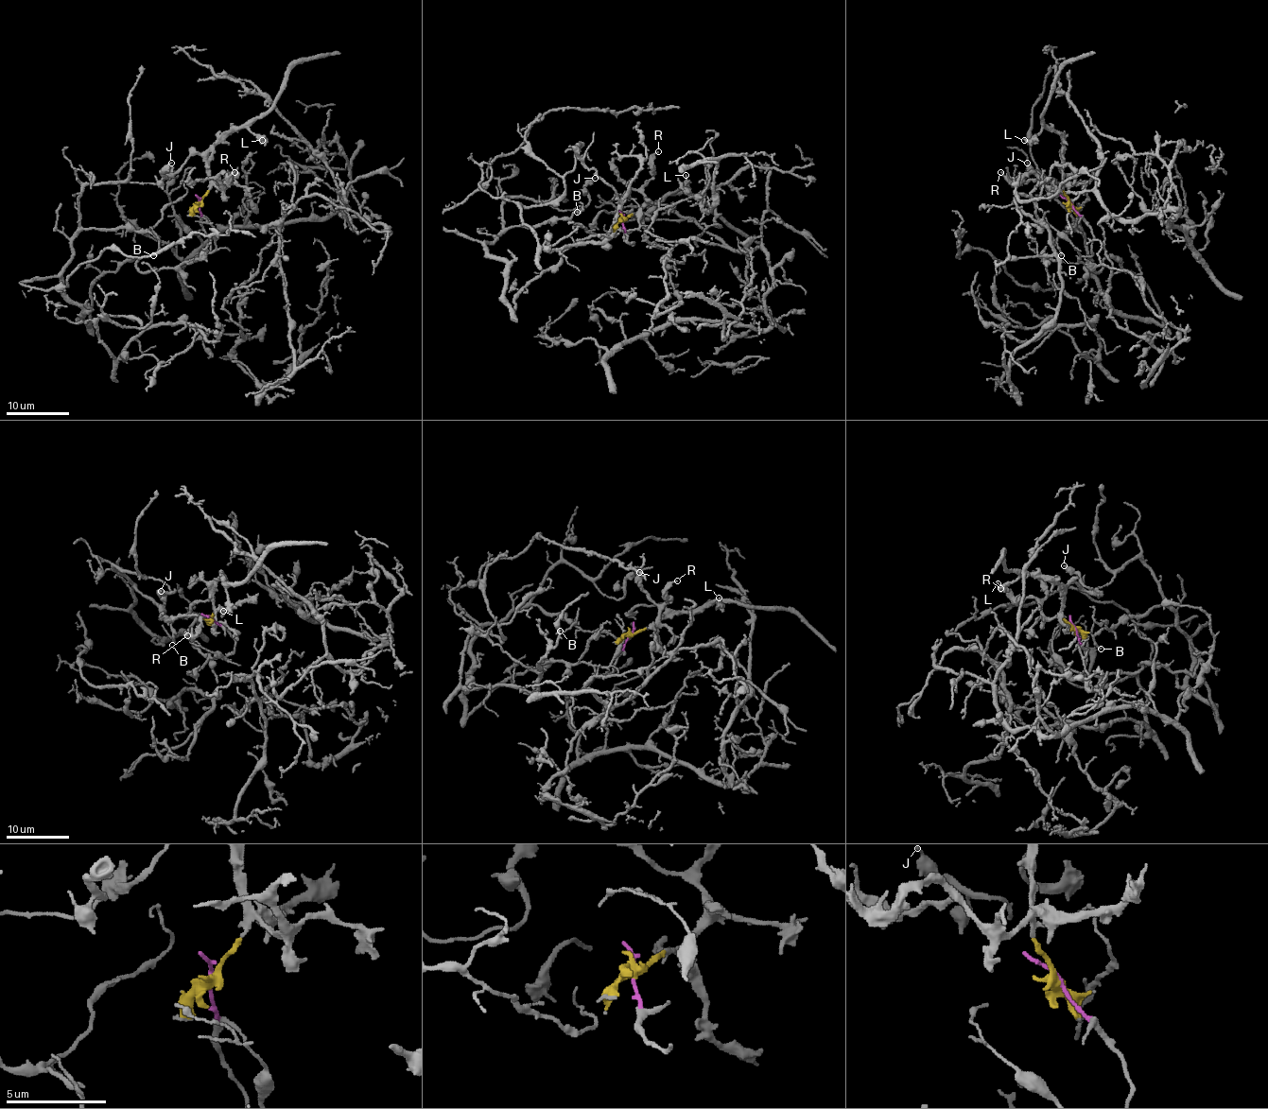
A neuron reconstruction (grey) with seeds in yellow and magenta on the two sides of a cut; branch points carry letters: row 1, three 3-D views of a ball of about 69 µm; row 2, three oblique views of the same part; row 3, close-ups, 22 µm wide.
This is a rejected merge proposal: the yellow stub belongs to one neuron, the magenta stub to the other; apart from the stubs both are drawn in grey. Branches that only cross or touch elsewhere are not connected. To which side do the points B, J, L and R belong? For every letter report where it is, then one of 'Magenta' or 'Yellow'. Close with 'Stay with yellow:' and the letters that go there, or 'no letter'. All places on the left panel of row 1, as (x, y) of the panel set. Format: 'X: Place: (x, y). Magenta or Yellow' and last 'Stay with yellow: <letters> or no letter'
B: Place: (153, 255). Magenta
J: Place: (171, 163). Magenta
L: Place: (262, 140). Yellow
R: Place: (234, 172). Yellow
Stay with yellow: L, R

